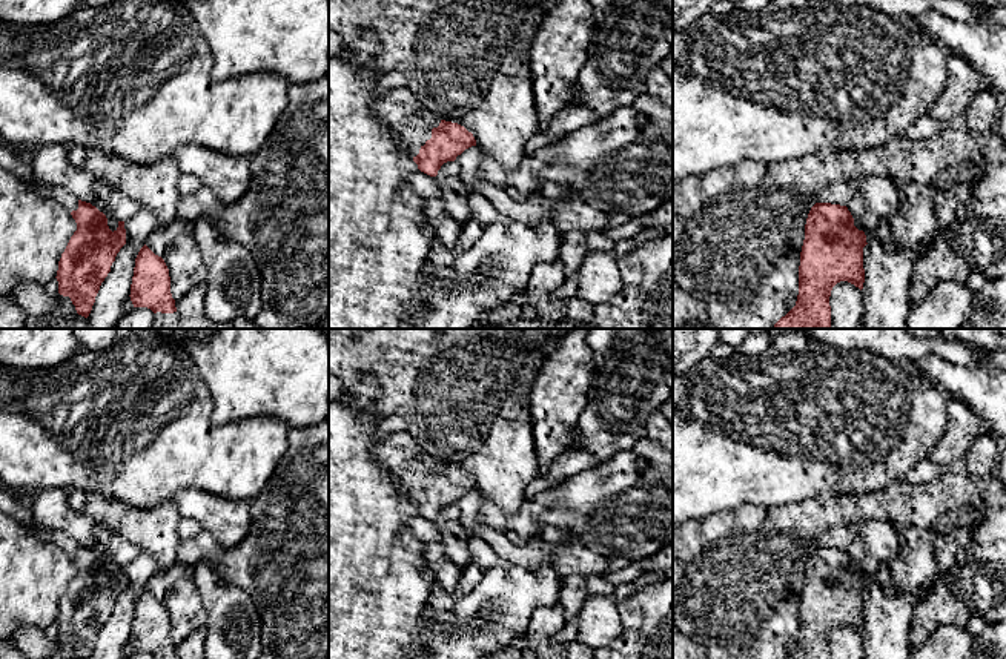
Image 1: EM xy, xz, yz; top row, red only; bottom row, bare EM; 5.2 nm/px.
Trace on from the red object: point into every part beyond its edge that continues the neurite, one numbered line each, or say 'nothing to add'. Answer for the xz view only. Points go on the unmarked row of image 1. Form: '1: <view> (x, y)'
1: xz (412, 467)

